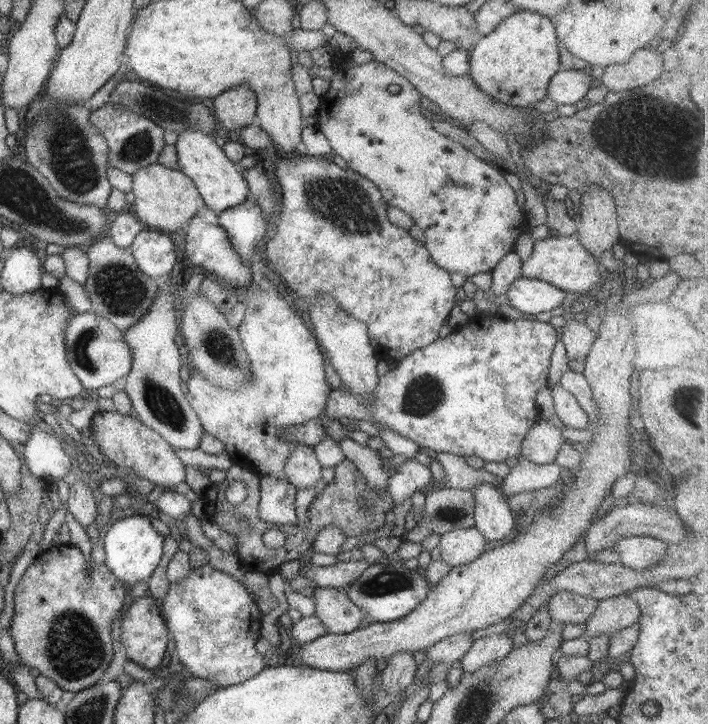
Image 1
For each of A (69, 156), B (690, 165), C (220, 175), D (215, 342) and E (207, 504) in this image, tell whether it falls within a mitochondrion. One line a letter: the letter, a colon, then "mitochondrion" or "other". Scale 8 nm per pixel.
A: mitochondrion
B: mitochondrion
C: other
D: mitochondrion
E: other

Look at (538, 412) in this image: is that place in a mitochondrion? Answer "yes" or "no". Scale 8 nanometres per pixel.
no

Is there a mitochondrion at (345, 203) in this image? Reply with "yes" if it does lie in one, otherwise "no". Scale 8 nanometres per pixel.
yes

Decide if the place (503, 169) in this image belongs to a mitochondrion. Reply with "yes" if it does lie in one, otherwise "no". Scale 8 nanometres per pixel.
no

